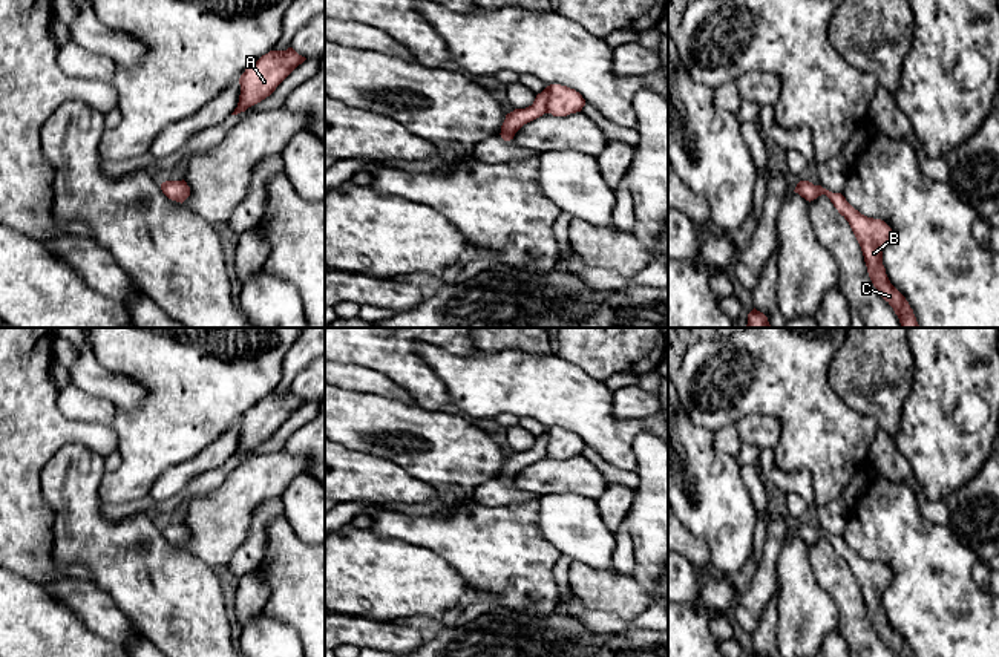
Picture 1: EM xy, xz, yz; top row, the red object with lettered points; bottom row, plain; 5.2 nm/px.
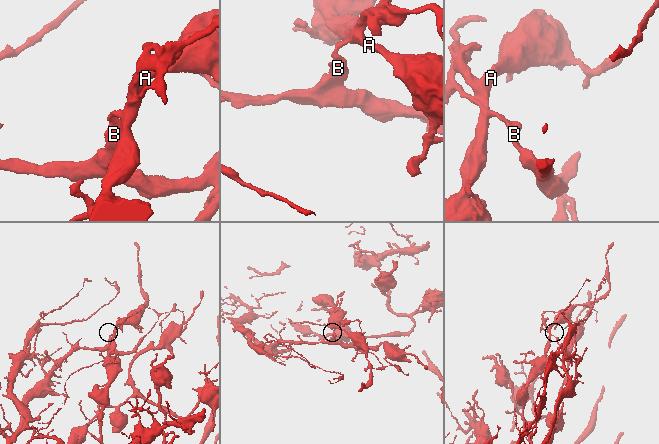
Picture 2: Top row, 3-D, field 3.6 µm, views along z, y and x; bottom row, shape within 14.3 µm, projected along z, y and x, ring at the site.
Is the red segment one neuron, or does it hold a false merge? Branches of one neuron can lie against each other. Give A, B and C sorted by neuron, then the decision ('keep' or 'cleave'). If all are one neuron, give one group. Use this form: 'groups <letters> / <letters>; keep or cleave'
groups A / B C; cleave

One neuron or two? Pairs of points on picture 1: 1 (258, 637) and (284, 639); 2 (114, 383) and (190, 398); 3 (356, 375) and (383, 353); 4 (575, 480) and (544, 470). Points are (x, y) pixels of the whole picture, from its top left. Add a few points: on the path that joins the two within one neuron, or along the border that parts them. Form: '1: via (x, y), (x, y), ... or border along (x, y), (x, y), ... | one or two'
1: via (264, 639), (278, 639) | one
2: border along (112, 372), (144, 388), (135, 411) | two
3: border along (340, 362), (370, 366), (397, 386) | two
4: via (567, 475), (552, 475) | one

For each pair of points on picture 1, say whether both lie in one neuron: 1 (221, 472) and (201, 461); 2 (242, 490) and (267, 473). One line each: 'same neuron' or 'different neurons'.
1: different neurons
2: same neuron

